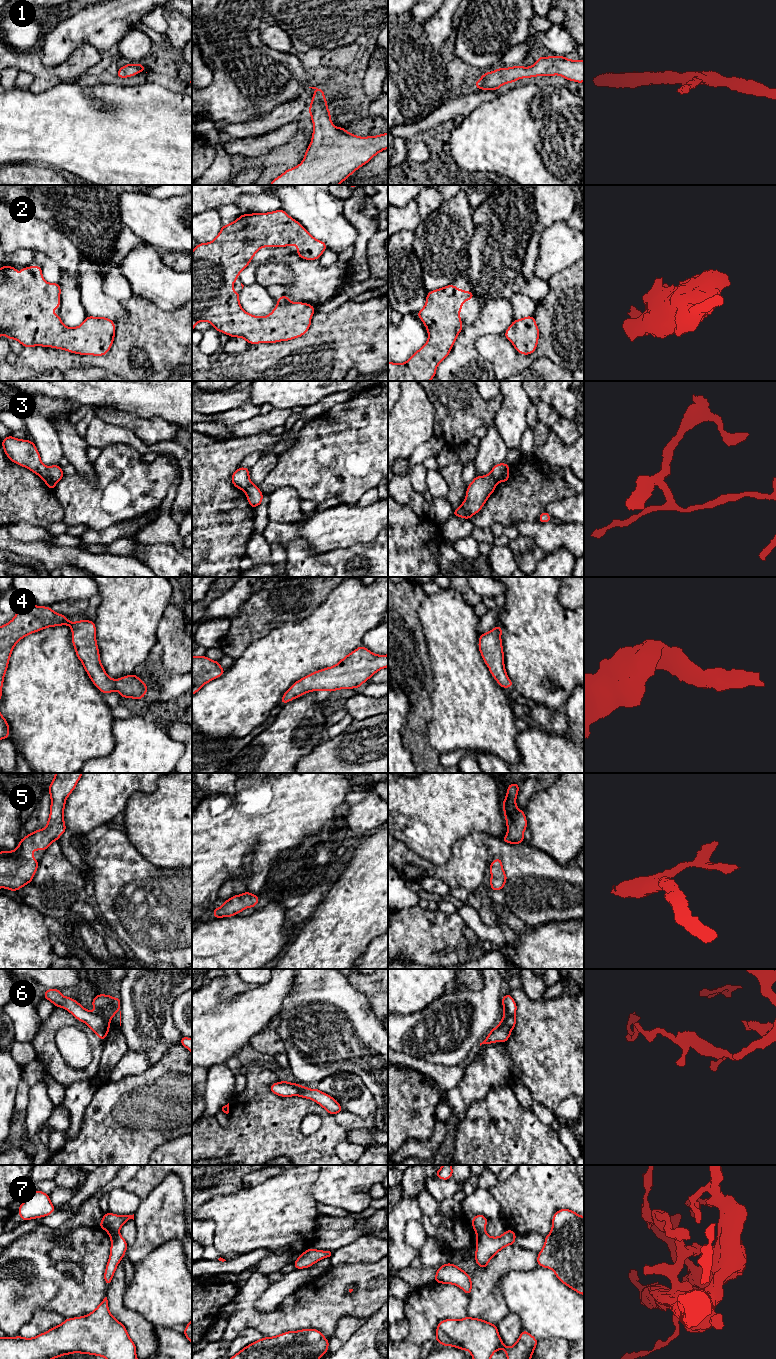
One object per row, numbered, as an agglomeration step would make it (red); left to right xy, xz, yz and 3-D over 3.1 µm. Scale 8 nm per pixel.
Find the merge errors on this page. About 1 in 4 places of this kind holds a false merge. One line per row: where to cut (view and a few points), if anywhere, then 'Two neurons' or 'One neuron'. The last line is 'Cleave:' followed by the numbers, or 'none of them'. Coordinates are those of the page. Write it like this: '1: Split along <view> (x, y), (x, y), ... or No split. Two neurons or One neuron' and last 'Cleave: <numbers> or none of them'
1: No split. One neuron
2: No split. One neuron
3: Split along xy (47, 467), (50, 476), (56, 482). Two neurons
4: No split. One neuron
5: No split. One neuron
6: Split along xy (96, 1010), (109, 1022). Two neurons
7: No split. One neuron
Cleave: 3, 6

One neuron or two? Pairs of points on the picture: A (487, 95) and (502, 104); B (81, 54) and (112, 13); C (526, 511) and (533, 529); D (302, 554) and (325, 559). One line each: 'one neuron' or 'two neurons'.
A: two neurons
B: two neurons
C: two neurons
D: one neuron

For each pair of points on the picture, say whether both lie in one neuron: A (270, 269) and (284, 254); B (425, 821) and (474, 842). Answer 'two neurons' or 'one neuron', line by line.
A: two neurons
B: two neurons

